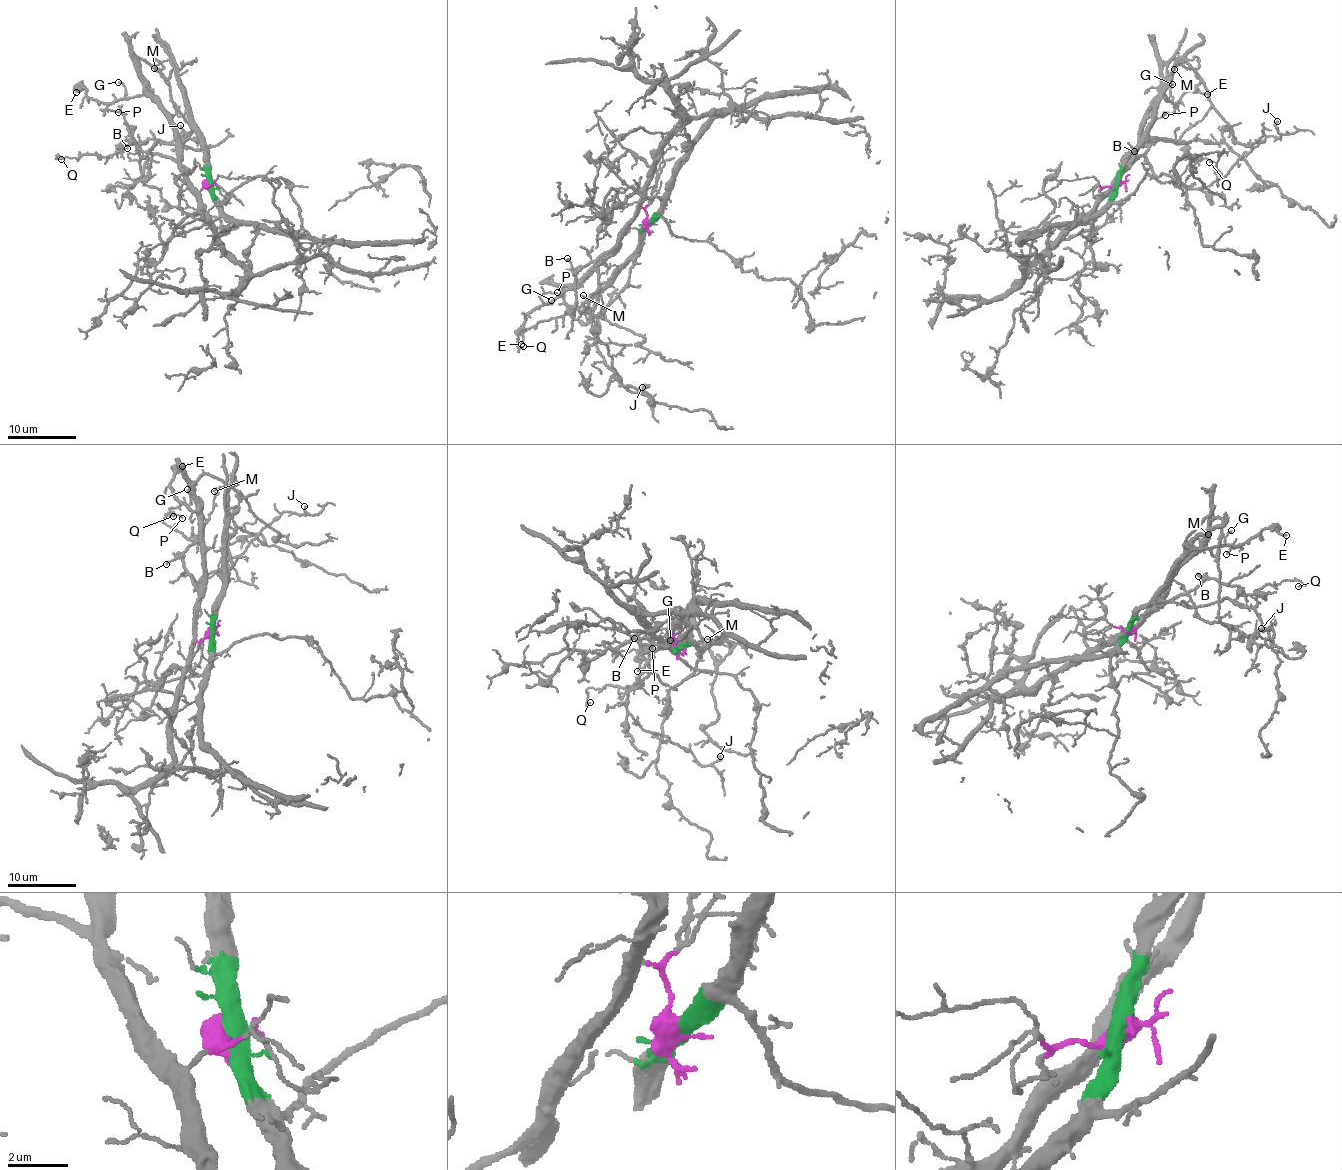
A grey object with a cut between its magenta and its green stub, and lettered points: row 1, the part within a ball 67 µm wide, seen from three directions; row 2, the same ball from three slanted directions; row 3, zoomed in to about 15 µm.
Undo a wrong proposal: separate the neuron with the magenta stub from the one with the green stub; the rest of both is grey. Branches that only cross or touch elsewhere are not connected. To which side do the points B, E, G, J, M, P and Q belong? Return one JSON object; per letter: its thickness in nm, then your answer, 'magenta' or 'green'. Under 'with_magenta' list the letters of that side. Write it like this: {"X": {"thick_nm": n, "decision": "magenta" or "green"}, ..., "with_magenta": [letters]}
{"B": {"thick_nm": 120, "decision": "magenta"}, "E": {"thick_nm": 130, "decision": "magenta"}, "G": {"thick_nm": 120, "decision": "magenta"}, "J": {"thick_nm": 140, "decision": "magenta"}, "M": {"thick_nm": 140, "decision": "green"}, "P": {"thick_nm": 80, "decision": "magenta"}, "Q": {"thick_nm": 120, "decision": "magenta"}, "with_magenta": ["B", "E", "G", "J", "P", "Q"]}

